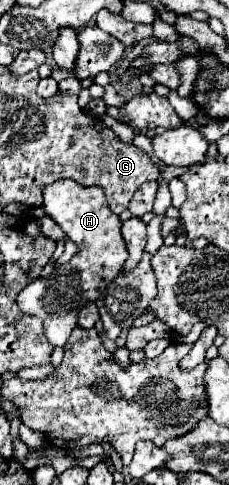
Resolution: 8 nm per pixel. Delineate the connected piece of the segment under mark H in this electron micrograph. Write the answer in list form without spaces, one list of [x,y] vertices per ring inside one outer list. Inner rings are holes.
[[[60,180],[44,188],[44,212],[62,232],[80,248],[80,252],[66,264],[30,282],[16,298],[16,304],[26,314],[42,318],[46,338],[52,346],[64,346],[70,332],[78,326],[78,314],[88,302],[96,302],[106,286],[120,274],[118,268],[126,262],[126,246],[120,234],[120,218],[110,212],[104,192],[98,186],[86,188],[76,180]]]

